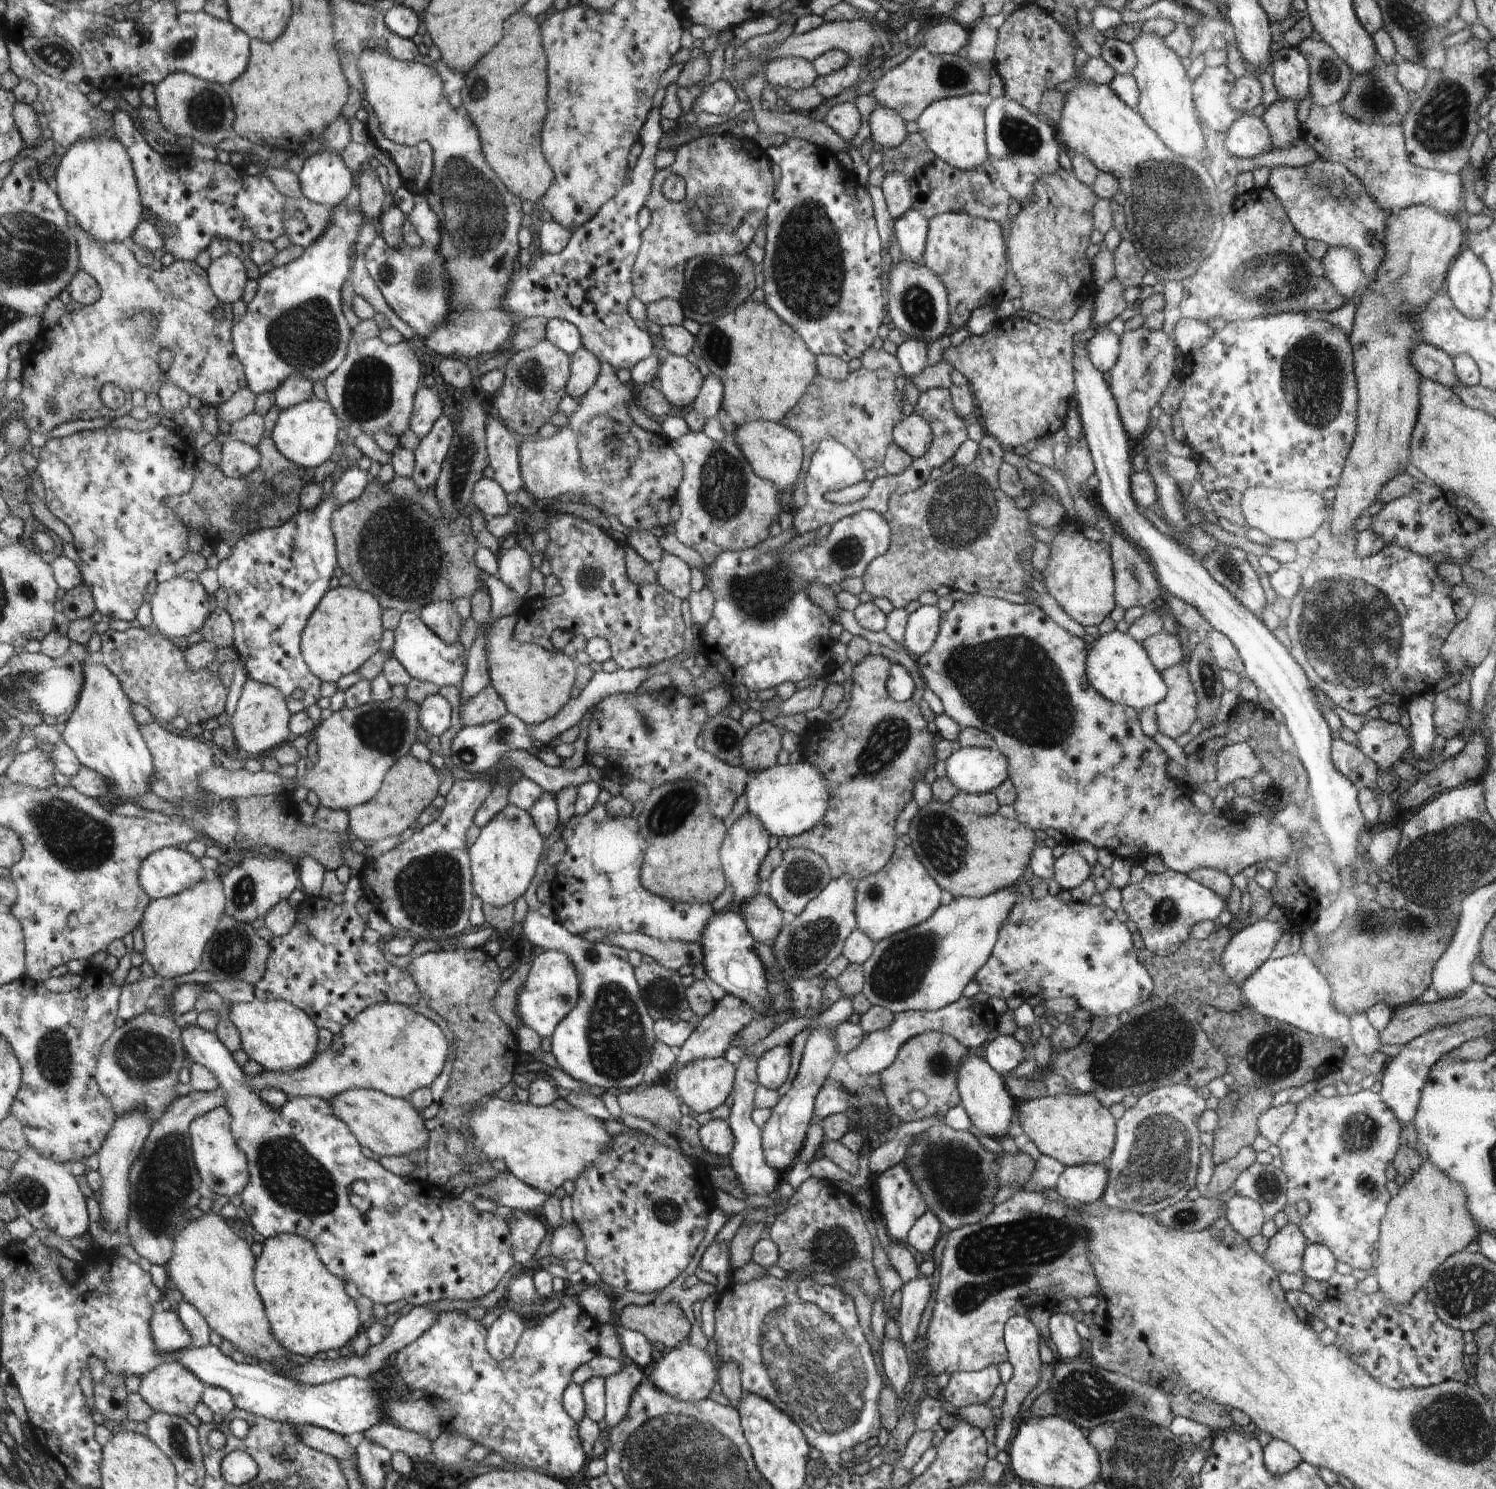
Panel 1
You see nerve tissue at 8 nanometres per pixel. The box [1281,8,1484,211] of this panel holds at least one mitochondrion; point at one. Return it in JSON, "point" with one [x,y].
{"point":[1440,128]}

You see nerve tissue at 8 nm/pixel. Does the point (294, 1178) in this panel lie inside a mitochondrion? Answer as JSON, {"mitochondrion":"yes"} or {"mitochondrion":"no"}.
{"mitochondrion":"yes"}

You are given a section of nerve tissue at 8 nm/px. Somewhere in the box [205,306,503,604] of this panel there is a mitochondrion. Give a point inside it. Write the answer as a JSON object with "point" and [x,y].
{"point":[260,500]}

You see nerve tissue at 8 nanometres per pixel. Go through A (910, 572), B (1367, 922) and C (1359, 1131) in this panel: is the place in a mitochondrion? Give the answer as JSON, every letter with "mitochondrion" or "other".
{"A":"other","B":"mitochondrion","C":"mitochondrion"}

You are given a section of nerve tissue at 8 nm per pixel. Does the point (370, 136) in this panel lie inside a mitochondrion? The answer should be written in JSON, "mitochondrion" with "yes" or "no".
{"mitochondrion":"no"}

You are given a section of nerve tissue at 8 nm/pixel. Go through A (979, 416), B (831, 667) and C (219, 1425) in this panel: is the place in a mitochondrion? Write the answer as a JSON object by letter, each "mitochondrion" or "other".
{"A":"other","B":"other","C":"other"}

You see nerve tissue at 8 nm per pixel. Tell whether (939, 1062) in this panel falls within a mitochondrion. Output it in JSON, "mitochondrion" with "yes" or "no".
{"mitochondrion":"yes"}

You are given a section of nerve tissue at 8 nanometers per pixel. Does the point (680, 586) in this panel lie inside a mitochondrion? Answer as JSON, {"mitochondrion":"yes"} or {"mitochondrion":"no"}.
{"mitochondrion":"no"}

